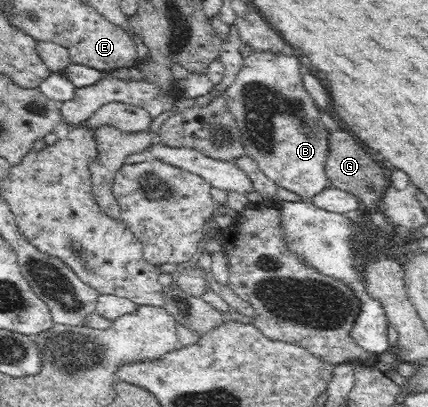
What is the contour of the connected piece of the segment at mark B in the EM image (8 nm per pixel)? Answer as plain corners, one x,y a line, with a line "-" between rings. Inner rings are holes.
252,50
248,59
243,61
234,85
226,91
226,100
228,111
235,119
236,128
242,137
245,155
256,161
268,179
275,181
282,189
298,193
305,201
330,187
326,159
330,153
328,145
332,138
331,131
328,125
322,123
318,107
303,85
300,61
296,57
272,55
272,51
268,50

